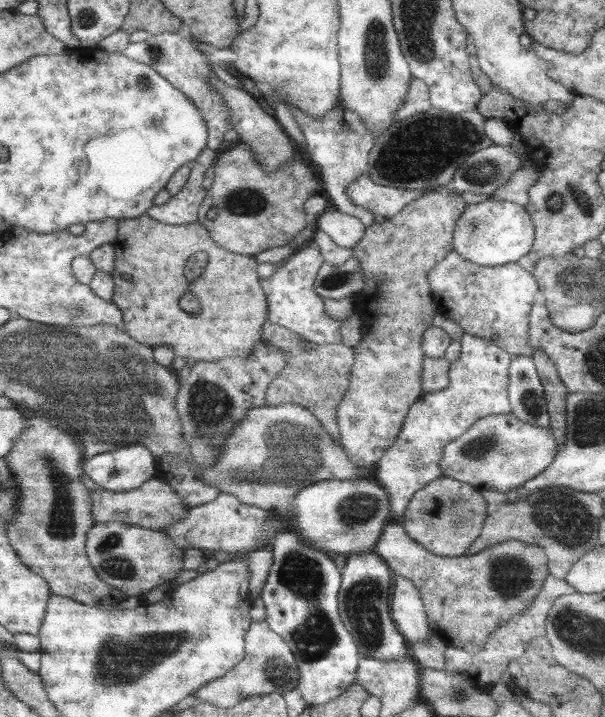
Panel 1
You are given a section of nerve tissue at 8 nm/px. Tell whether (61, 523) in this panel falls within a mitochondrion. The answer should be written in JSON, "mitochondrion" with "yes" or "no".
{"mitochondrion":"yes"}

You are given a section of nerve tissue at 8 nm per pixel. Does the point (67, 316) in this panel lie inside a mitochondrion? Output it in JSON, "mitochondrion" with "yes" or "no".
{"mitochondrion":"yes"}

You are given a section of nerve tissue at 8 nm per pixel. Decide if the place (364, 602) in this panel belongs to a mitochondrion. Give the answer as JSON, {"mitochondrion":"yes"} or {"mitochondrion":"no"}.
{"mitochondrion":"yes"}

